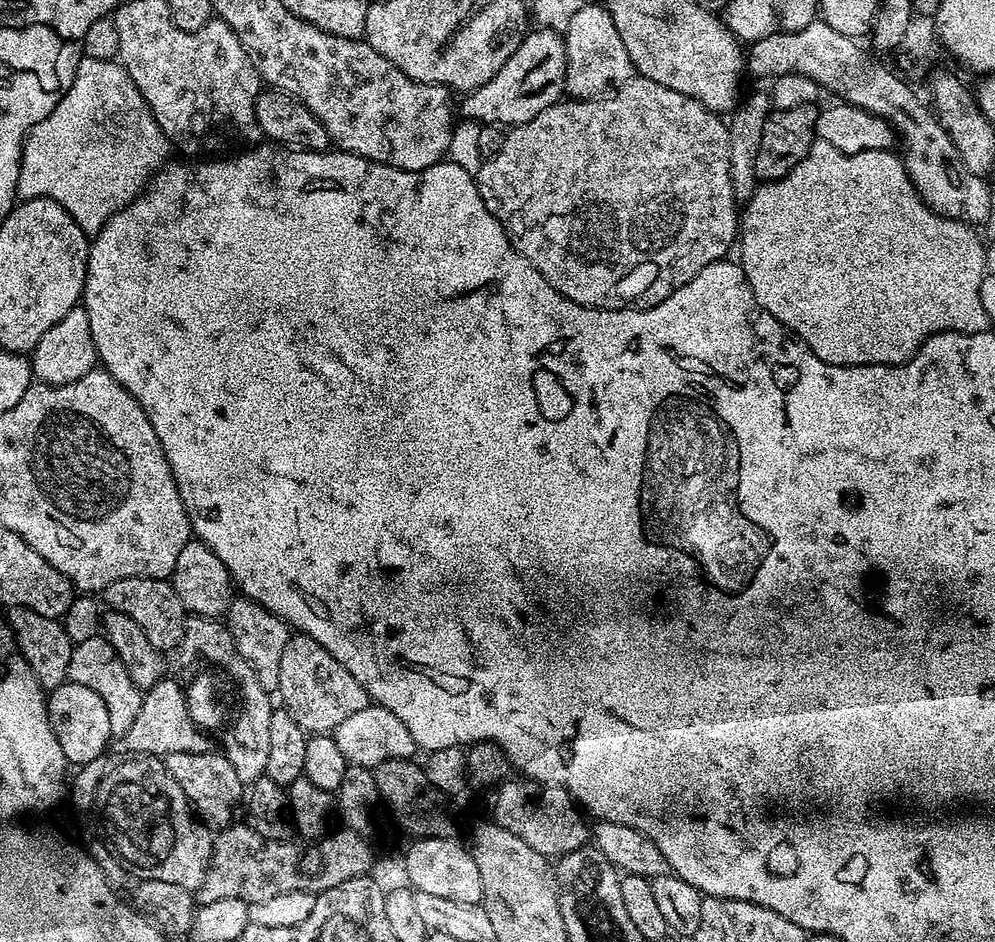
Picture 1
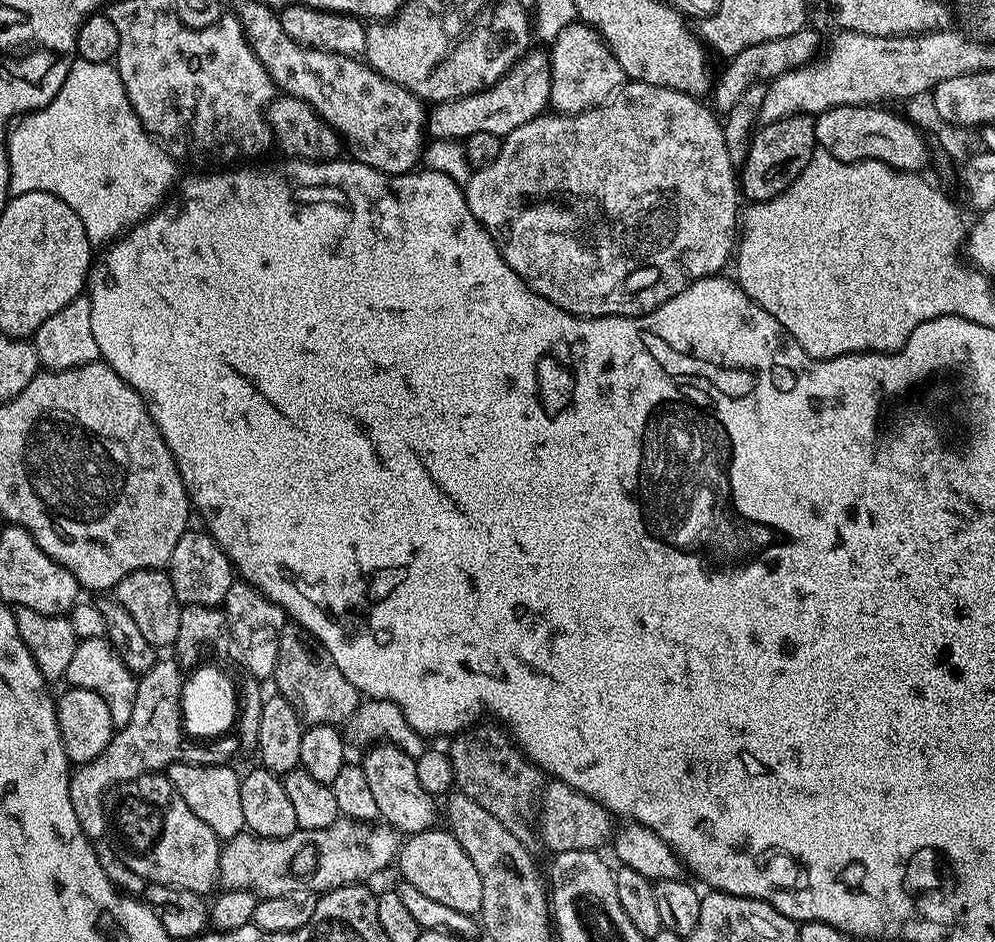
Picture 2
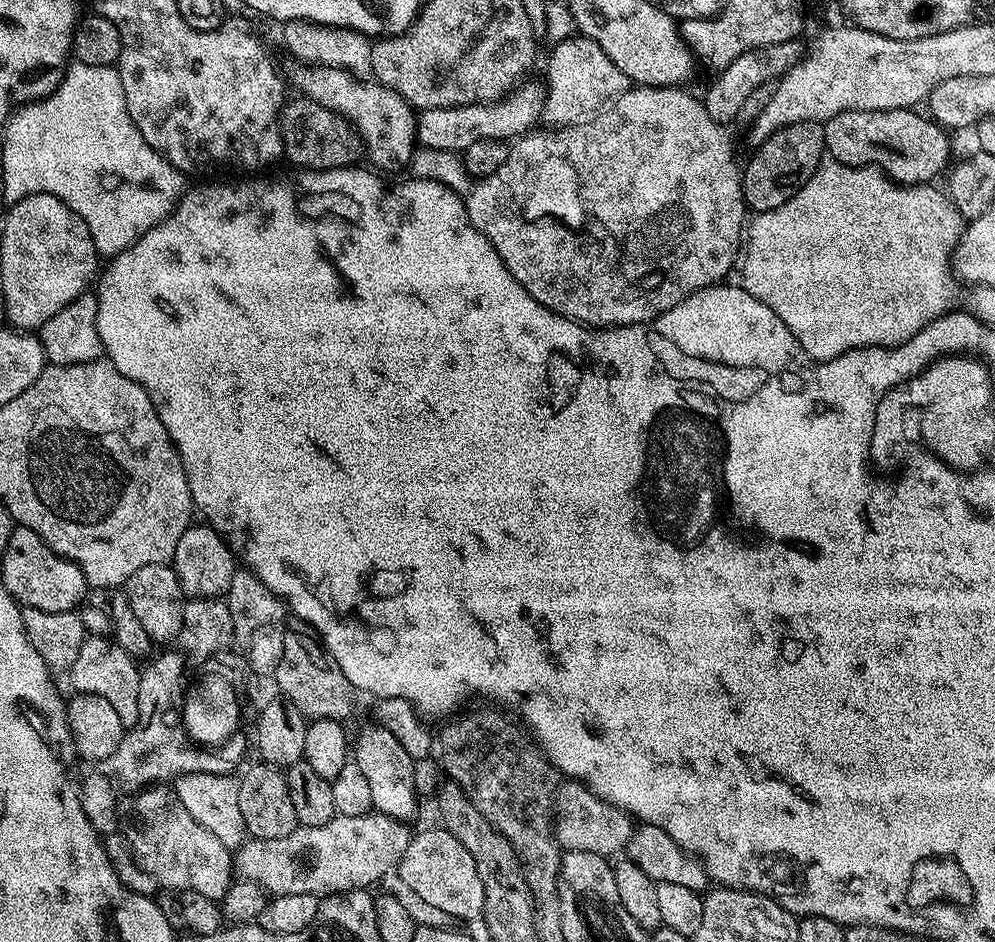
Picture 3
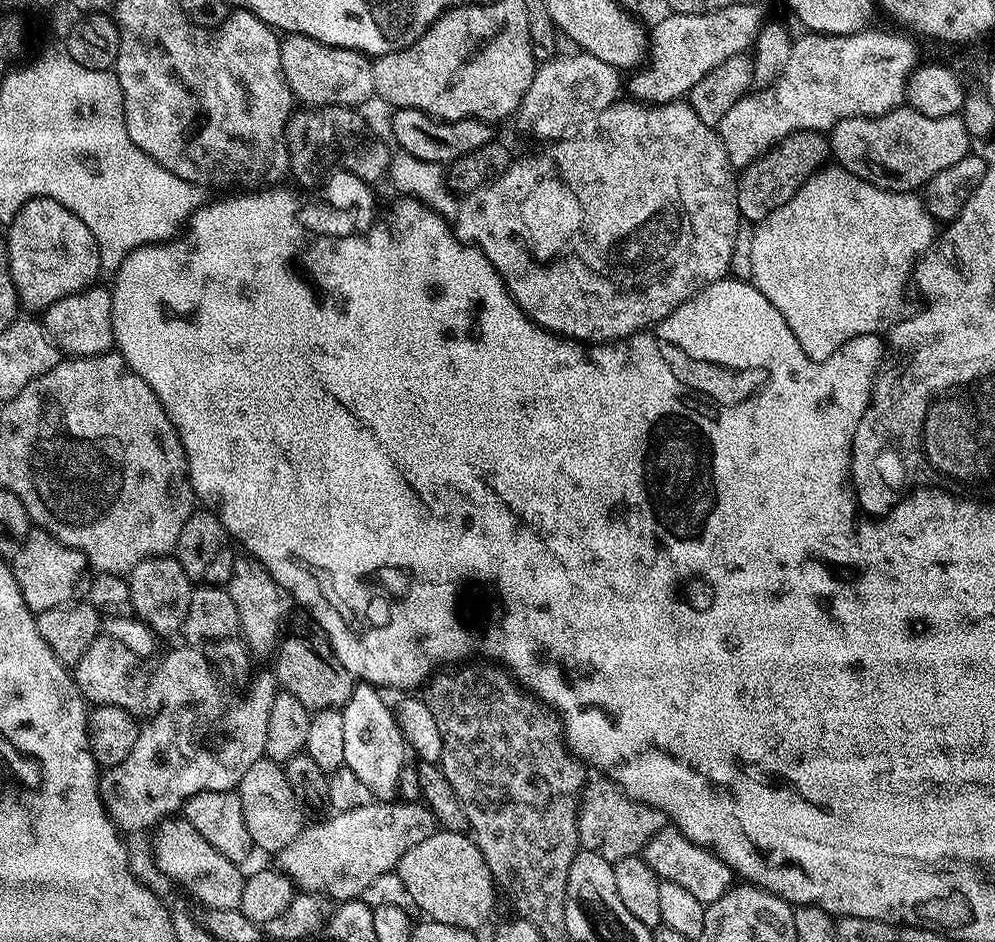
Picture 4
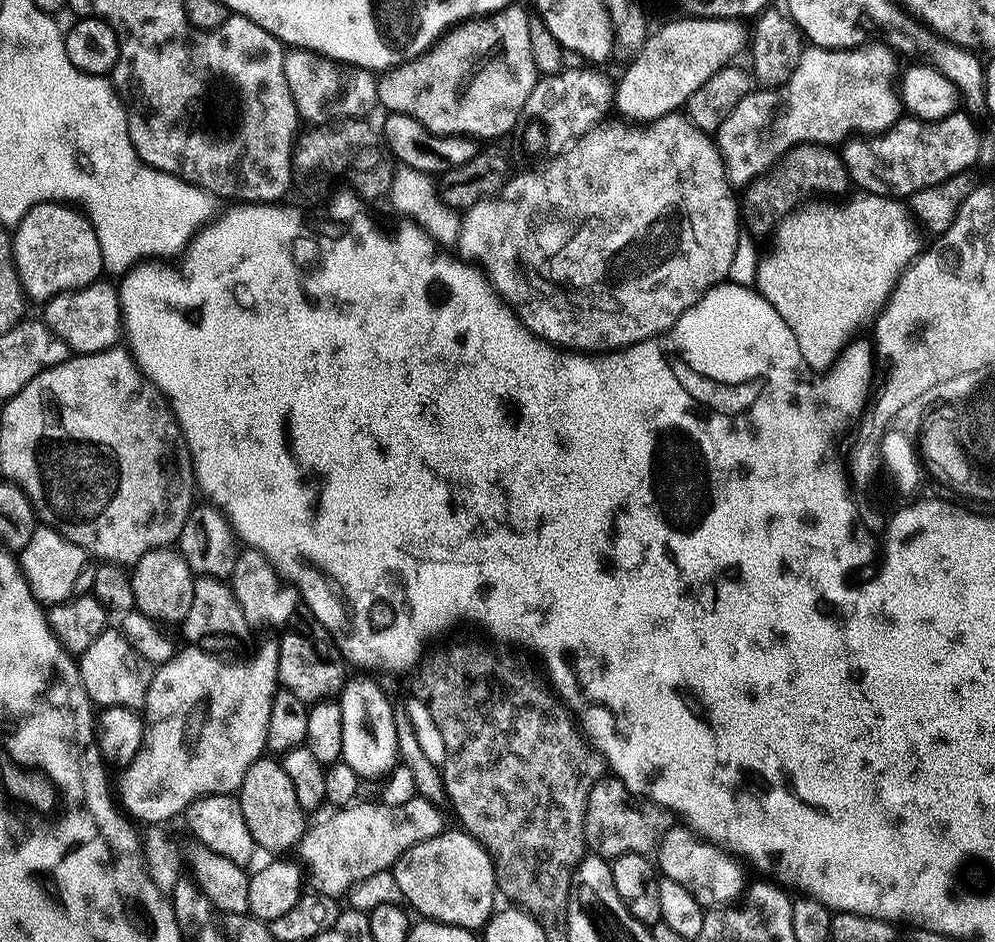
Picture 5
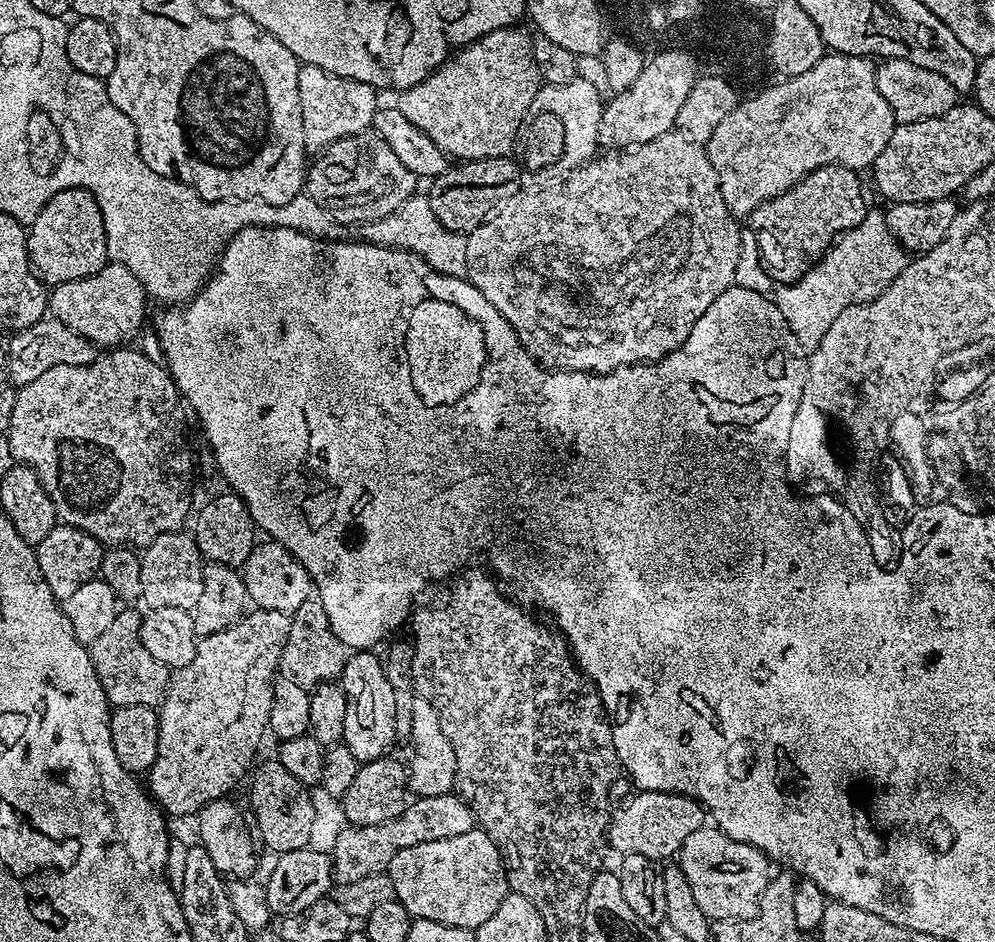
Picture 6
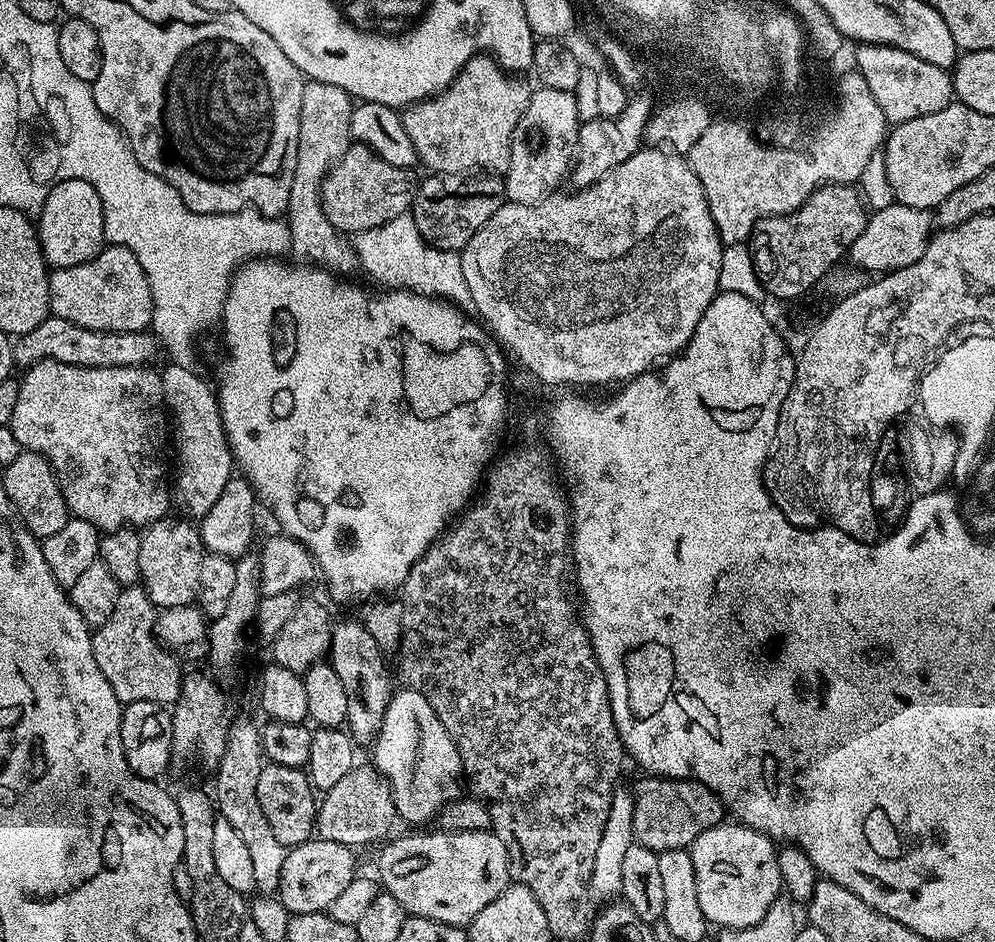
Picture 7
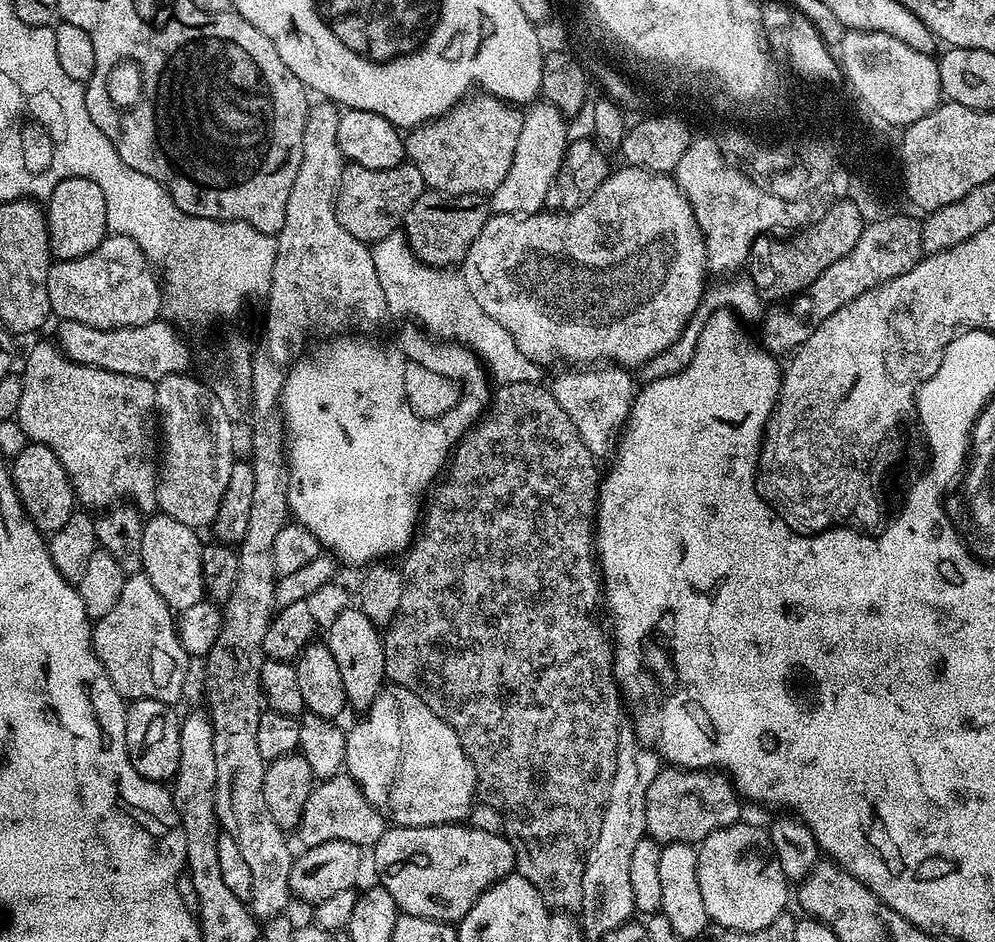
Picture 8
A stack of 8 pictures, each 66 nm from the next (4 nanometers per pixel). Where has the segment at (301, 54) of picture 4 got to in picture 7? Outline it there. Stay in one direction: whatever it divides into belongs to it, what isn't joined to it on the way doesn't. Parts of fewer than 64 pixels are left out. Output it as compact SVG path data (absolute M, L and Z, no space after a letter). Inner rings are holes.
M308 82L304 85L304 93L302 94L302 114L300 115L300 125L298 126L298 162L294 166L294 182L290 186L290 198L288 199L288 210L286 213L286 223L288 225L288 231L290 233L290 252L293 252L293 257L299 258L304 262L311 262L316 266L323 266L325 269L333 270L337 268L338 271L344 272L348 267L354 263L354 255L352 249L349 247L349 241L341 236L341 233L336 231L336 228L330 224L326 218L326 214L323 212L323 206L320 203L320 184L324 180L324 175L327 174L328 169L345 155L346 149L350 144L350 133L348 127L350 126L350 118L354 109L353 97L348 95L346 90L342 90L338 86L330 86L329 84L318 84L315 82Z

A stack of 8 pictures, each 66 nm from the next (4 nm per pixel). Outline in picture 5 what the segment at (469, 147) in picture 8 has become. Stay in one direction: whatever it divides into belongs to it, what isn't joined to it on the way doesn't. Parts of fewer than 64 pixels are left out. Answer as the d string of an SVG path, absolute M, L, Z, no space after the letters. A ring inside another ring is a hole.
M512 2L488 16L466 20L448 29L417 60L408 60L397 68L389 68L376 81L379 107L384 107L385 113L406 114L439 136L463 136L483 142L504 136L511 128L513 131L519 125L526 98L530 98L530 90L534 90L538 79L530 51L530 12L525 8L519 8L516 2Z

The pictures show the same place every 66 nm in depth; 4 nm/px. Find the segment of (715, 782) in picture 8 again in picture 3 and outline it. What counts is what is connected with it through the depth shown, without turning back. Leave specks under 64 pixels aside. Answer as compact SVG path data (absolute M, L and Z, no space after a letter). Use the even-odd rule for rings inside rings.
M569 779L556 789L554 797L556 842L564 852L589 852L605 858L615 857L628 847L634 831L633 817L591 792L586 784Z

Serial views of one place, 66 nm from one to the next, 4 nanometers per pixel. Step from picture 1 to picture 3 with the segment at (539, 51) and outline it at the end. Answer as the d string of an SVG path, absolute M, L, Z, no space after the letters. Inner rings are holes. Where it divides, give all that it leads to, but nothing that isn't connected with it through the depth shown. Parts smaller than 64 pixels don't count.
M521 82L508 93L498 100L493 100L491 104L467 104L466 106L450 106L449 108L426 108L417 115L416 118L416 139L425 148L434 150L450 151L462 154L474 142L482 138L494 138L495 140L511 141L513 138L519 138L533 127L535 120L541 119L544 111L544 90L545 85L528 84Z

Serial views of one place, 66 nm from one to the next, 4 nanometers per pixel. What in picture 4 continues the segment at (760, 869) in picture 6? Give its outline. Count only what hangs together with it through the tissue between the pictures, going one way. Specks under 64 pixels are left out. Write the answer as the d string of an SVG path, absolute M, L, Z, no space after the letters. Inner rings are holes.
M675 826L658 829L644 845L642 855L656 876L690 890L690 894L694 894L694 898L698 898L698 902L705 906L722 898L722 894L726 894L733 887L734 873L726 866L726 862L719 860L708 848L690 842L690 838L683 836Z

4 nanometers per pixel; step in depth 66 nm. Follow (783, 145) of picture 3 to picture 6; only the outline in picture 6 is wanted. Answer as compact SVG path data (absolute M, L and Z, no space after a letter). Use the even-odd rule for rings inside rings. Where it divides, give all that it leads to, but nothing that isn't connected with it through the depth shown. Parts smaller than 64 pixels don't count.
M824 164L808 172L791 188L761 201L750 217L750 227L757 240L760 263L777 285L799 280L841 232L848 232L864 220L870 211L864 205L864 188L853 169L841 164Z

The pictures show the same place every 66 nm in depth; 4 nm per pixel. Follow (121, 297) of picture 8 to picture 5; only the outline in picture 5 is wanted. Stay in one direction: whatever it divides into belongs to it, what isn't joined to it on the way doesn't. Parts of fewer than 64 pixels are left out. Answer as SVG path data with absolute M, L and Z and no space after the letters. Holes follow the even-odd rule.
M101 278L95 284L85 288L76 288L73 292L63 292L53 296L43 305L42 319L48 329L58 334L73 353L101 352L113 347L122 336L122 315L120 312L120 293L117 285L107 284Z

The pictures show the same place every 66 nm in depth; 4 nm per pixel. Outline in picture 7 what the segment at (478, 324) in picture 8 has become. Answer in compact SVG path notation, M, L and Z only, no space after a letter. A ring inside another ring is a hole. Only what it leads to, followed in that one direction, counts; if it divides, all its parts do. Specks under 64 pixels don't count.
M411 213L395 216L390 222L384 222L380 227L371 227L370 230L355 232L349 239L349 247L353 255L360 259L365 270L373 277L372 280L383 282L398 282L410 284L424 292L452 292L453 287L465 285L462 273L462 262L459 253L448 249L435 248L424 239L414 222Z

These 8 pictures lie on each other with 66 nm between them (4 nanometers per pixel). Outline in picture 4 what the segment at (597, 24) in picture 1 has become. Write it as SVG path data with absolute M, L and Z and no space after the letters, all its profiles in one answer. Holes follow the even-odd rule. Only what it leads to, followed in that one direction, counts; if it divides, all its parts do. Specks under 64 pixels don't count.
M576 50L573 56L557 55L537 67L514 121L534 139L555 142L617 103L620 88L622 92L620 76L618 69L602 62L602 58L594 58L589 52Z

